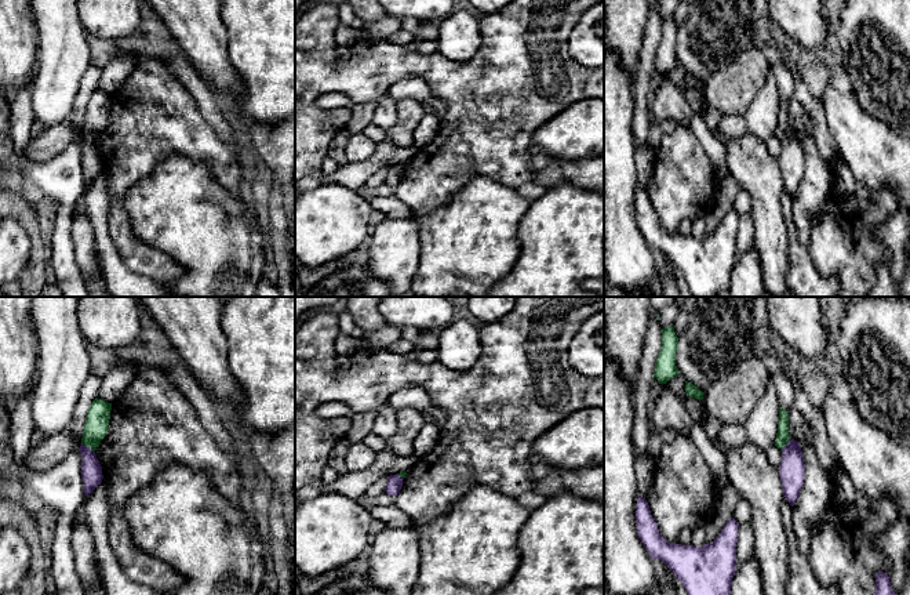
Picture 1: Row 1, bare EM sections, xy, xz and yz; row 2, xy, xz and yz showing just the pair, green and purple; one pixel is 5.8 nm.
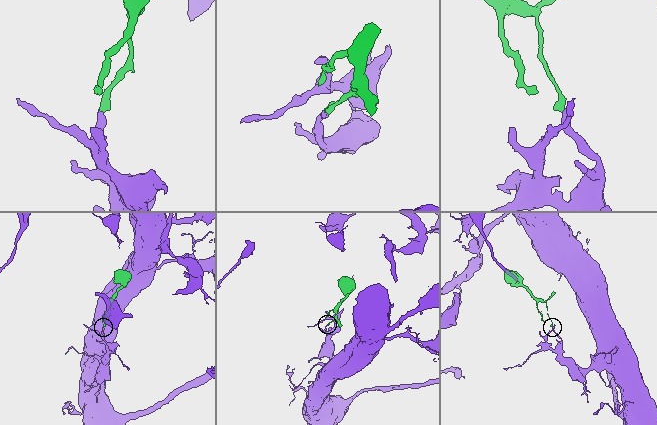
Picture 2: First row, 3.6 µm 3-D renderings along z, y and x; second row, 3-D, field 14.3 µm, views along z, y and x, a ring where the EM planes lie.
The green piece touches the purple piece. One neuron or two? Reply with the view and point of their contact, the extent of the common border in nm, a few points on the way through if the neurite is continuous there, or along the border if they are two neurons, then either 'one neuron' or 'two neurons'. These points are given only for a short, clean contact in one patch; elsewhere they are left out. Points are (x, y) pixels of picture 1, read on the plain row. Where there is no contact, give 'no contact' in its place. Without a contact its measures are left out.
meets green in xy at (88, 137); contact 90 nm long; border along xy (82, 134), (94, 142); two neurons

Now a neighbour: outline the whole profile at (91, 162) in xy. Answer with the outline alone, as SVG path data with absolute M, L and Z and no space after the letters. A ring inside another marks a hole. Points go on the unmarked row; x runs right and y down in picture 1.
M81 135L81 170L84 177L84 186L90 186L92 181L102 173L102 157L97 150L97 145L92 139Z

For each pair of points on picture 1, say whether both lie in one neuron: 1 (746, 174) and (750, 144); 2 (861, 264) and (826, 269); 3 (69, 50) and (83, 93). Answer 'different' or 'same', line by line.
1: same
2: same
3: different

